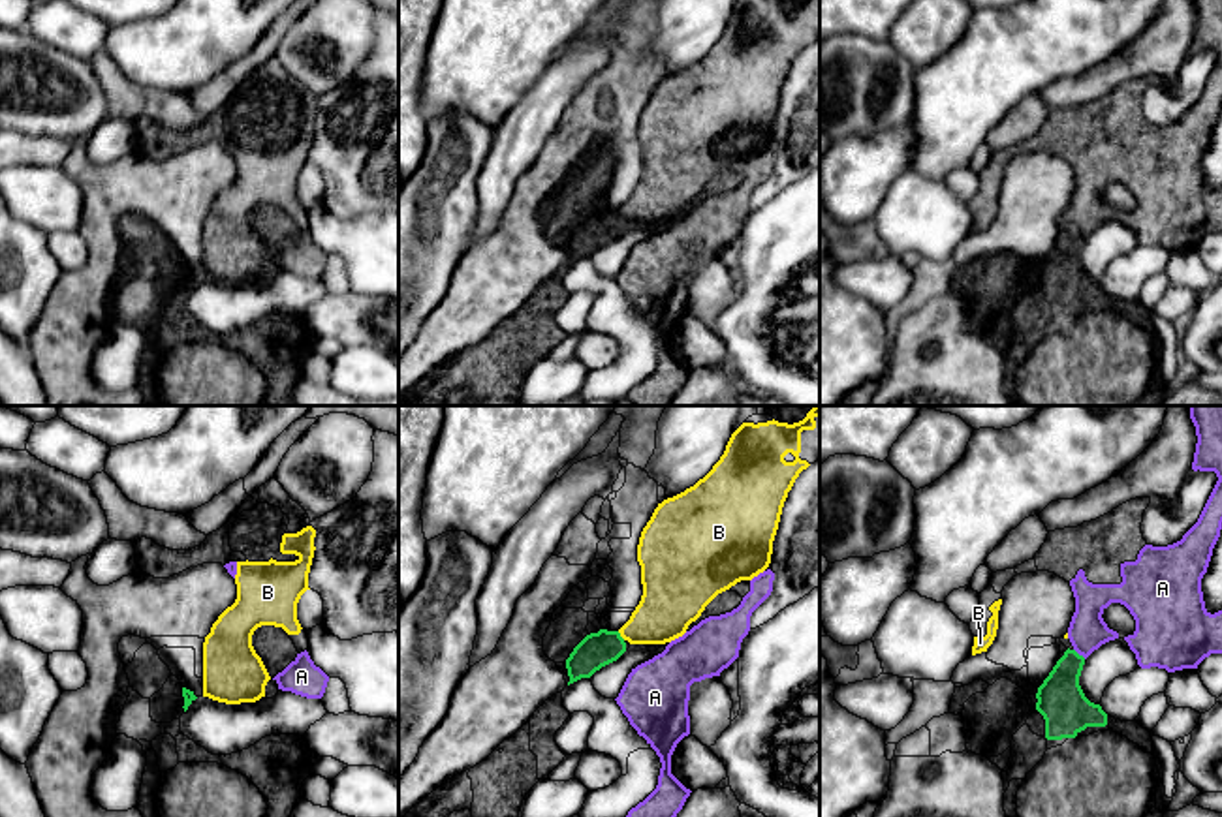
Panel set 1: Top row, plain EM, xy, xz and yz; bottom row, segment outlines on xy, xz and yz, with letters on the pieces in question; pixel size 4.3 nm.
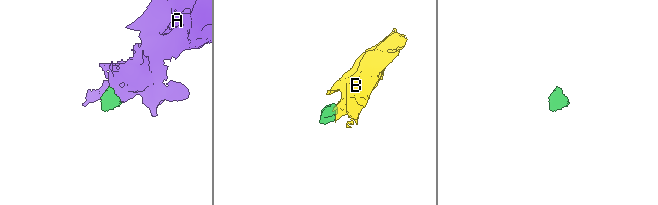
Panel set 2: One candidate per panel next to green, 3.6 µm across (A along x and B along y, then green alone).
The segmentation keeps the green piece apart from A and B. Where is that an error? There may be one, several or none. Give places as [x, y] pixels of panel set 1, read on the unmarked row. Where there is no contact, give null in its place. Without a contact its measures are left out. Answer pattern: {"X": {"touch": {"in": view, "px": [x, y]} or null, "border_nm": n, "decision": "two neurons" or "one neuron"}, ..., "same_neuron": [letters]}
{"A": {"touch": {"in": "yz", "px": [1078, 233]}, "border_nm": 70, "decision": "two neurons"}, "B": {"touch": {"in": "xz", "px": [619, 215]}, "border_nm": 50, "decision": "two neurons"}, "same_neuron": []}

